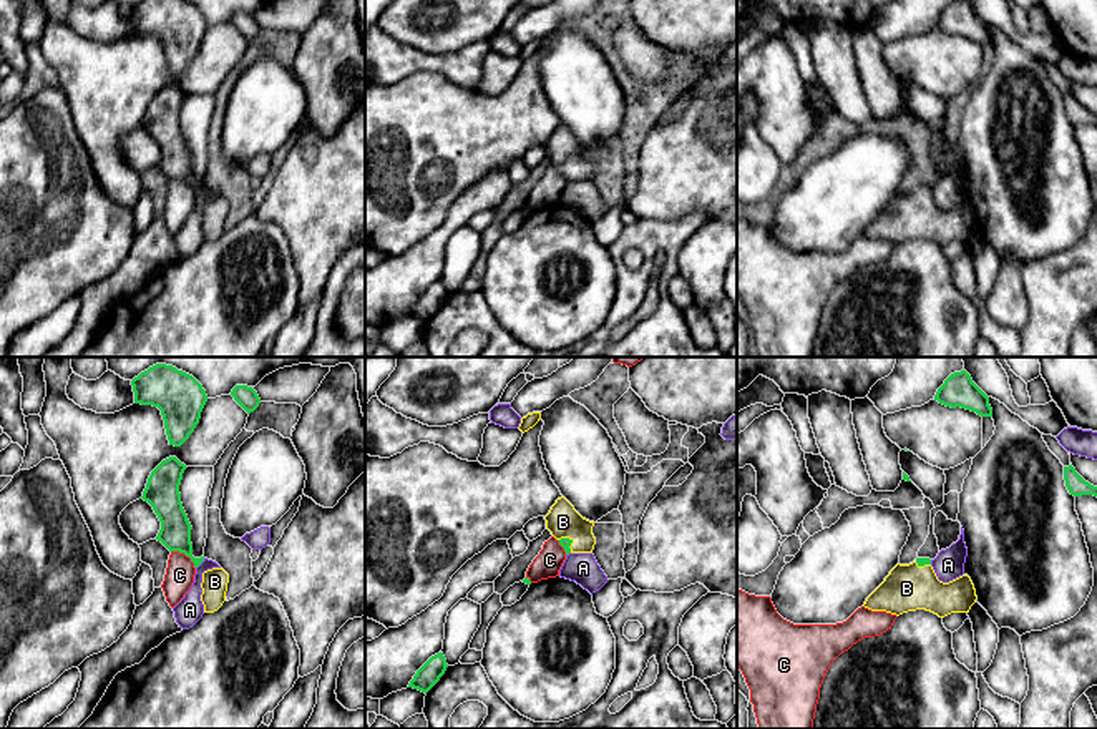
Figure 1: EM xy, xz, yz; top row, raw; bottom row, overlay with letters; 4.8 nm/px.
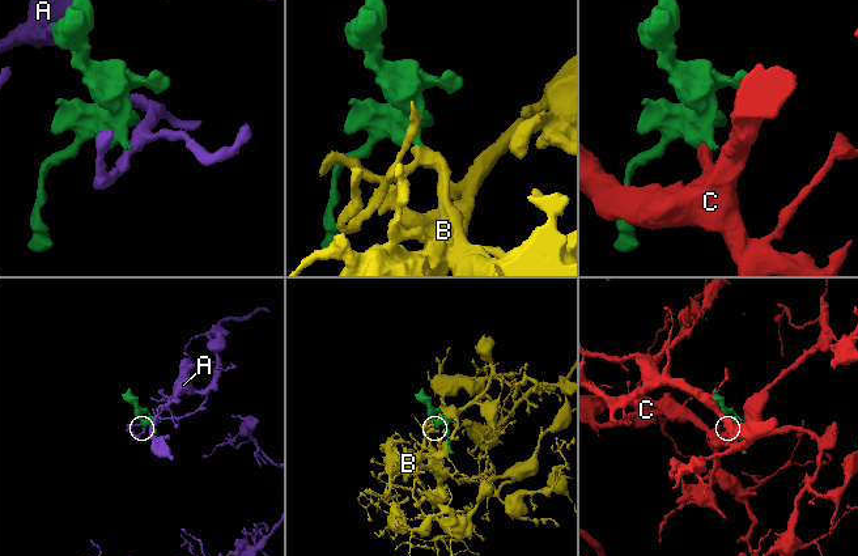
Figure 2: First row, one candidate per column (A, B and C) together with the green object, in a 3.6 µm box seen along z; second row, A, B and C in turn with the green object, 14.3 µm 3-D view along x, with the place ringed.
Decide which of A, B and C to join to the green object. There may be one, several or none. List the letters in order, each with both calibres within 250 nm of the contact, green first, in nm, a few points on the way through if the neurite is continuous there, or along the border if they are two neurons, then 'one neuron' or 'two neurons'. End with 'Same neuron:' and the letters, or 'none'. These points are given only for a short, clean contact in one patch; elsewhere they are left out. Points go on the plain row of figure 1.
A: 150/140 nm | along xy (204, 186), (196, 196) | two neurons
B: 50/160 nm | one neuron
C: 150/140 nm | along xy (171, 178), (183, 180), (195, 196) | two neurons
Same neuron: B

